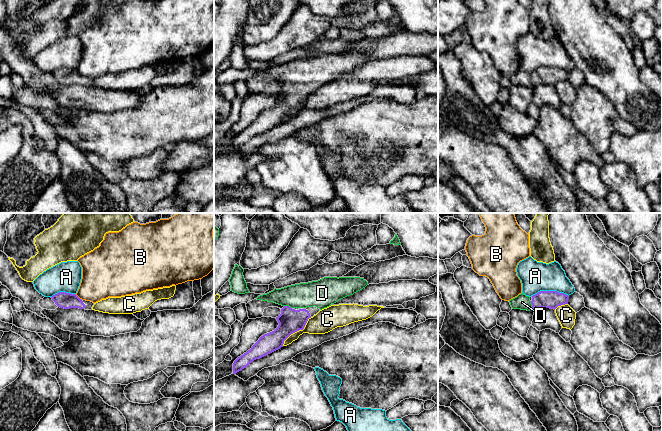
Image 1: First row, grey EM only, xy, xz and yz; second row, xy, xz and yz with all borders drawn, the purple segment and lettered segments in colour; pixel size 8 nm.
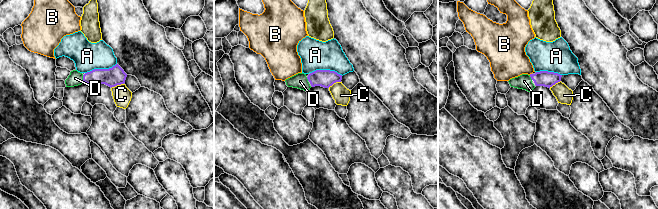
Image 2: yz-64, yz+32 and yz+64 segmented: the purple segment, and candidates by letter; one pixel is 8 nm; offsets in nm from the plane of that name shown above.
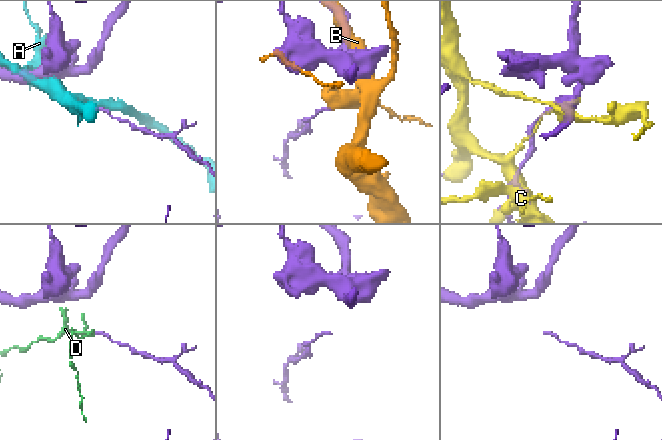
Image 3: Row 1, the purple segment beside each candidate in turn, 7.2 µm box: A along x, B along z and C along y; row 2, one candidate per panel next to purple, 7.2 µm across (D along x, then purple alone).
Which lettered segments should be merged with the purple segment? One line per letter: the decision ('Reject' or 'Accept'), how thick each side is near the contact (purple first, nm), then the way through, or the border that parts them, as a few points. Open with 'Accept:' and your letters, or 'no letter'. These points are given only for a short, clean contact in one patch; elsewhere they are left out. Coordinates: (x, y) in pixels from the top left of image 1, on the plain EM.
Accept: D
A: Reject. Thickness 140 nm (purple) against 240 nm
B: Reject. Thickness 130 nm (purple) against 340 nm
C: Reject. Thickness 190 nm (purple) against 180 nm
D: Accept. Thickness 140 nm (purple) against 120 nm. Path across: yz (544, 75), (532, 81), (522, 78)

